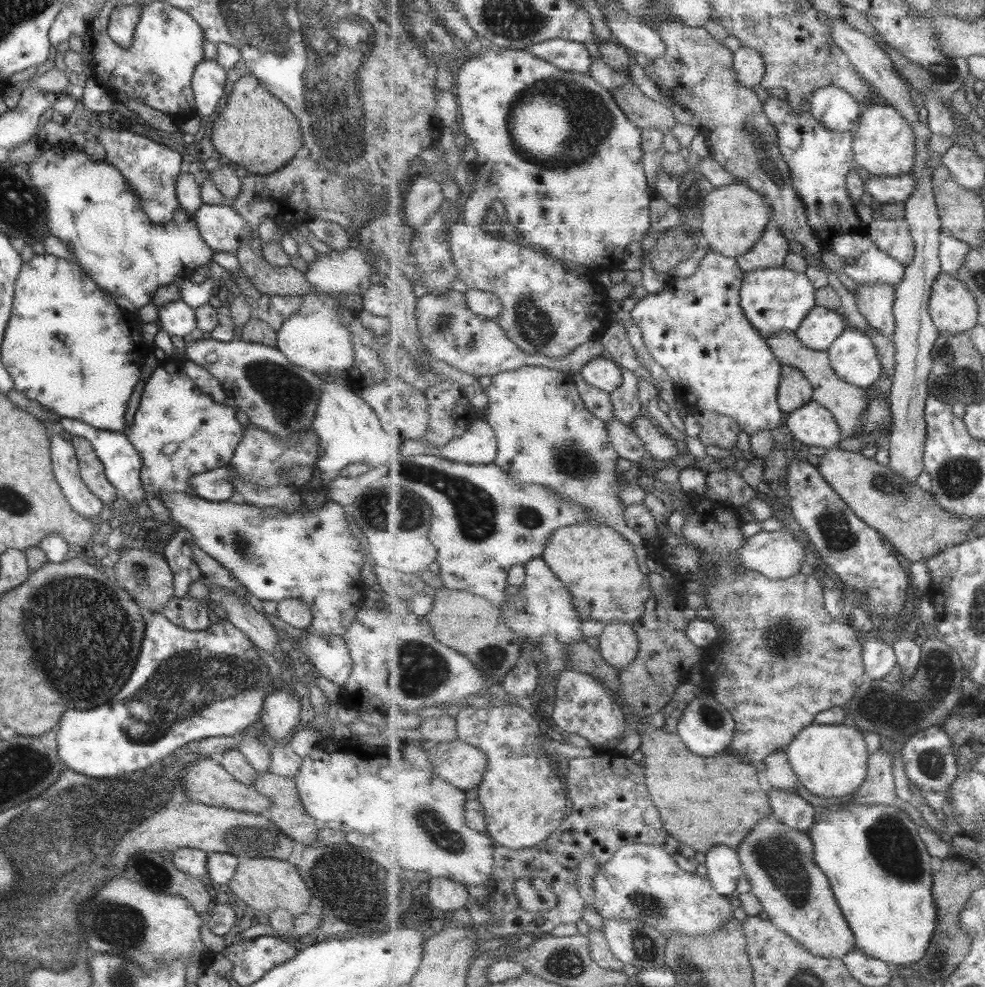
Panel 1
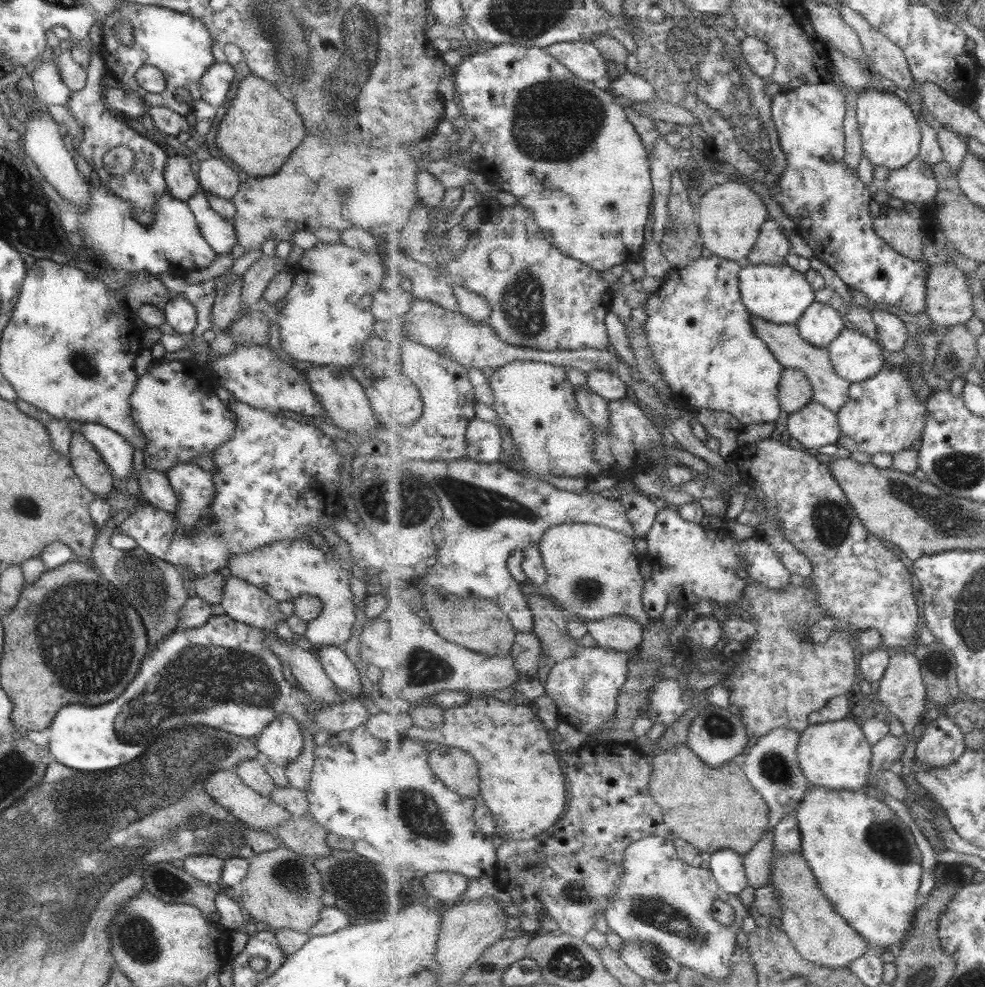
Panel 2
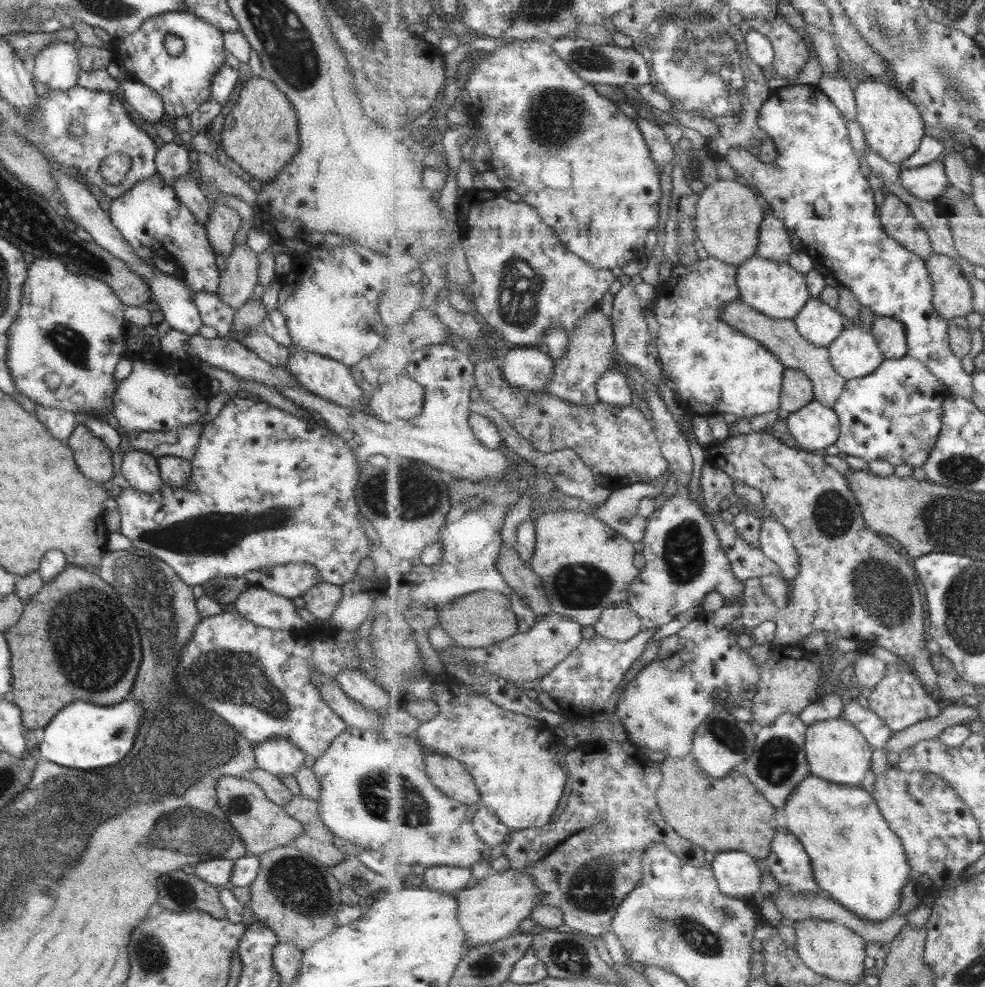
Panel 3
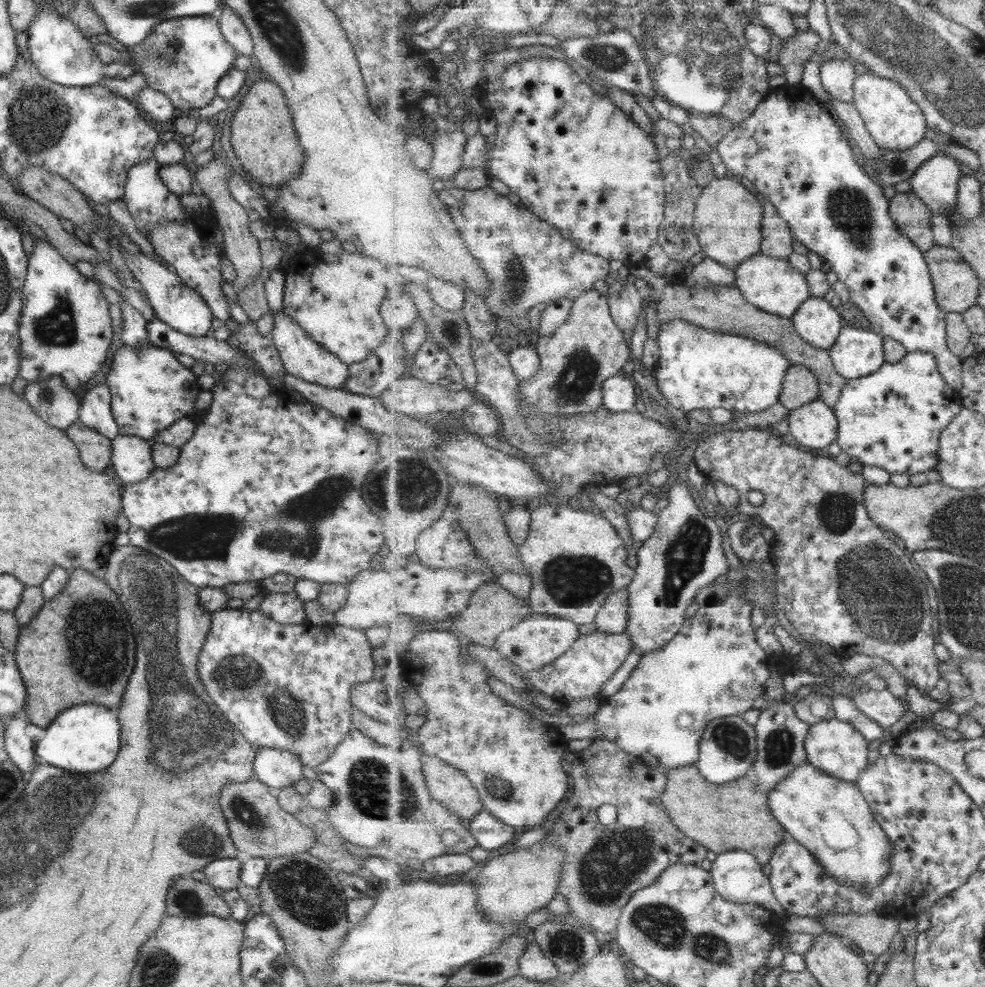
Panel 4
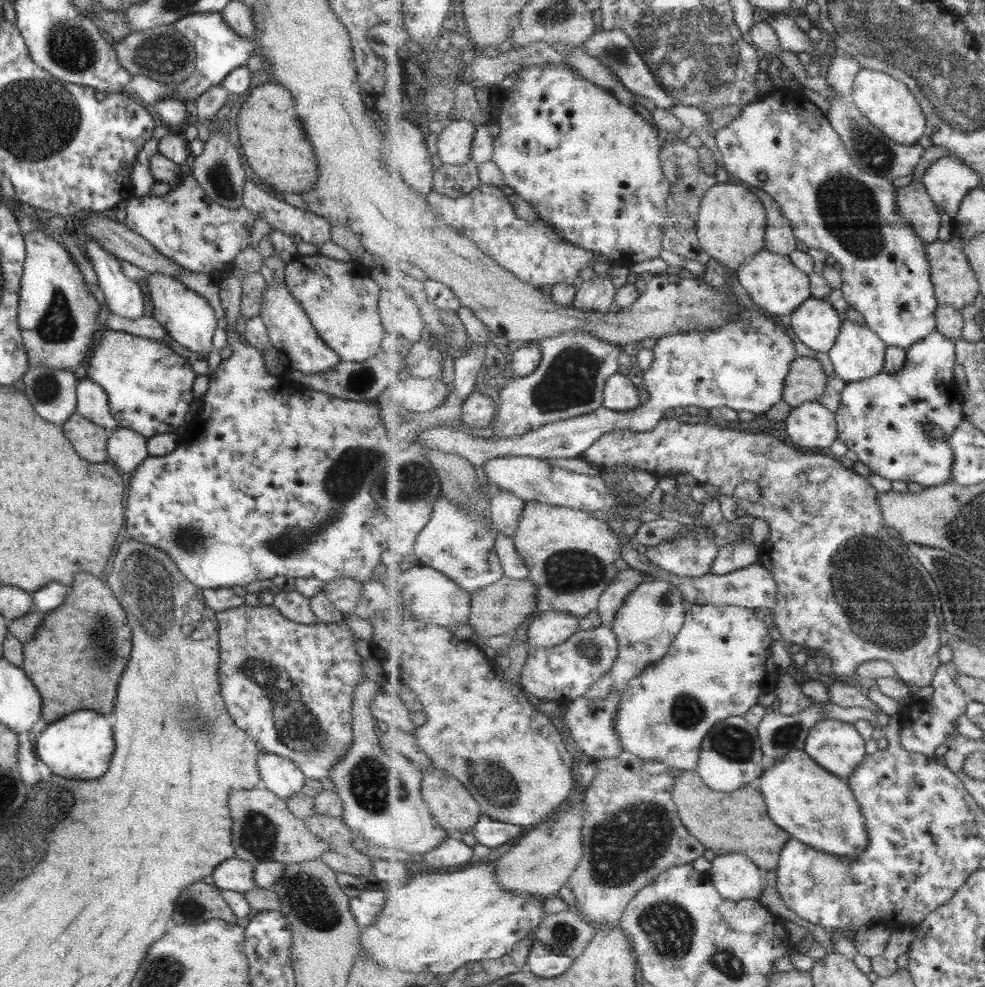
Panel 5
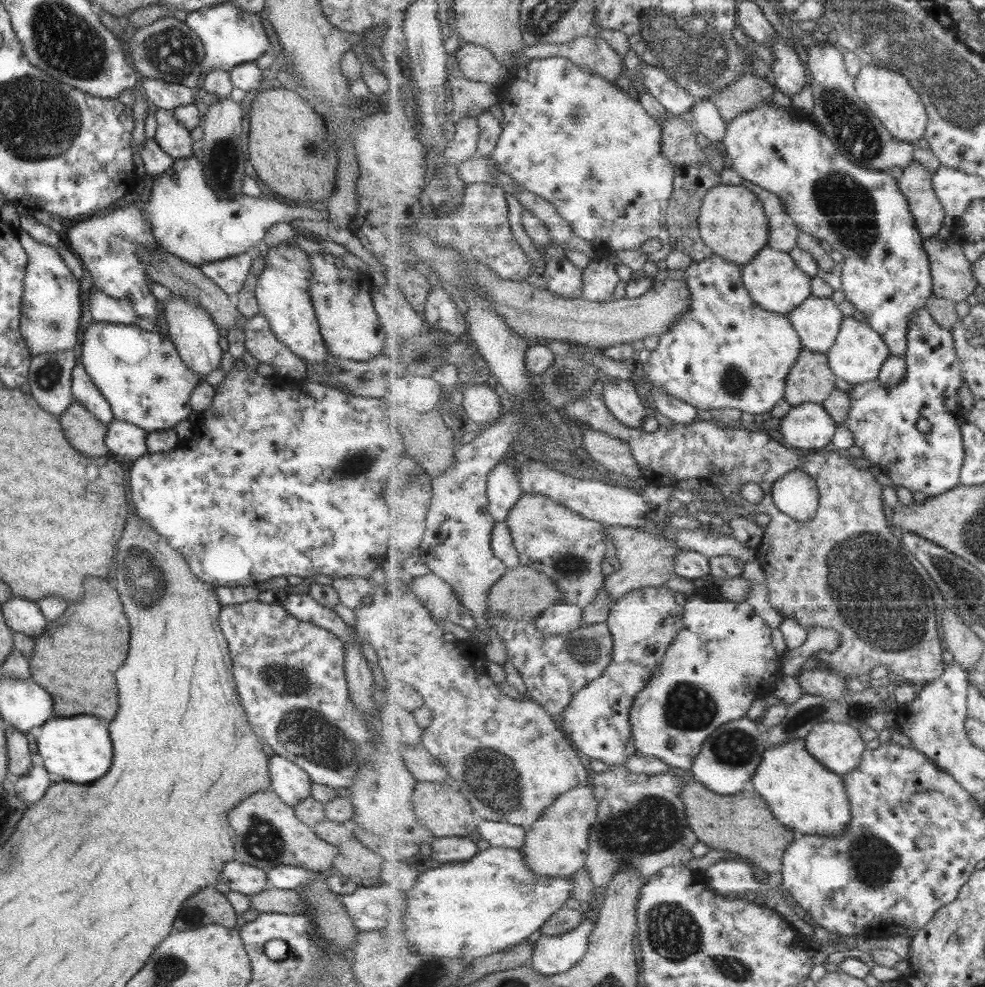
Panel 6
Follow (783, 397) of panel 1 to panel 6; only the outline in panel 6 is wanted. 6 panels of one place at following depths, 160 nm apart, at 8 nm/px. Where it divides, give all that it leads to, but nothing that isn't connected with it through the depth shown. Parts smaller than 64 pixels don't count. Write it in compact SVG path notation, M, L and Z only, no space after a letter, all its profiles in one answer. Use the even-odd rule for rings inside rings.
M803 348L798 362L794 364L794 367L791 369L790 375L787 377L785 398L793 406L800 405L801 403L822 404L837 388L837 386L835 386L837 377L838 376L830 367L830 360L828 359L827 355Z

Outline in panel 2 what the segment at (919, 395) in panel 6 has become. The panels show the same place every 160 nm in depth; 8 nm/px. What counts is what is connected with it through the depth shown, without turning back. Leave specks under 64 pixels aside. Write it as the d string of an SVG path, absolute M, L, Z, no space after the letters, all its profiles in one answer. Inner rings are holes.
M885 363L873 378L852 383L850 399L838 412L838 421L842 427L842 438L838 440L838 445L850 453L861 451L870 456L879 453L895 456L911 448L920 448L929 414L927 404L922 403L916 395L904 368Z

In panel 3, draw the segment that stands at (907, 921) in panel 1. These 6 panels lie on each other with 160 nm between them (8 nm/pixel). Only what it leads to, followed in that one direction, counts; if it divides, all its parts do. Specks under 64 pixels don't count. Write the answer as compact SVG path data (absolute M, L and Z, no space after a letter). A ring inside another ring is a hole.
M810 774L801 784L799 784L799 786L797 786L797 790L793 792L793 796L787 801L787 804L784 806L784 815L786 816L786 826L791 832L795 833L795 836L803 843L803 846L811 857L815 880L818 880L818 885L821 890L827 891L831 898L843 904L843 906L851 912L857 913L858 916L862 916L865 920L878 923L883 919L889 919L891 915L895 915L893 912L901 906L901 896L903 896L901 890L903 890L903 886L907 884L907 881L911 881L911 871L913 868L910 865L909 856L906 855L906 847L902 843L902 838L899 838L898 833L890 827L890 824L883 816L882 809L879 808L878 801L875 800L869 792L865 792L862 787L837 784L829 782L828 780L823 780L817 775Z

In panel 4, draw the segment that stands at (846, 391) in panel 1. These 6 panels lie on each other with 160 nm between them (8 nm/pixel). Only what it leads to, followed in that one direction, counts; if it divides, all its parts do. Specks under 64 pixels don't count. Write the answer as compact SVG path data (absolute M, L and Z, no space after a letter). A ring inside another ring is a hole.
M647 265L633 267L632 272L636 278L644 278L656 295L659 326L663 323L671 323L673 319L683 319L683 321L701 328L734 333L763 341L773 348L779 349L779 352L782 352L791 364L808 366L816 374L821 388L819 400L832 407L839 402L849 379L837 372L834 360L830 357L830 349L817 348L807 342L798 333L798 329L794 327L791 319L769 314L769 312L761 311L753 304L749 304L745 295L736 286L727 288L710 284L710 287L699 288L697 285L676 283L671 278L654 273Z

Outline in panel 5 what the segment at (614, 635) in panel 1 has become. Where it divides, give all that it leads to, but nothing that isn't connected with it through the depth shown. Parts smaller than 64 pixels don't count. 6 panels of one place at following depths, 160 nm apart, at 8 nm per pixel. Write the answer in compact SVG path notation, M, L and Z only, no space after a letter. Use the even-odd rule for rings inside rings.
M631 566L622 571L618 577L615 577L614 582L603 592L597 608L603 624L611 626L614 618L618 614L619 608L625 604L626 598L633 593L640 584L647 582L648 579L651 579L649 574Z

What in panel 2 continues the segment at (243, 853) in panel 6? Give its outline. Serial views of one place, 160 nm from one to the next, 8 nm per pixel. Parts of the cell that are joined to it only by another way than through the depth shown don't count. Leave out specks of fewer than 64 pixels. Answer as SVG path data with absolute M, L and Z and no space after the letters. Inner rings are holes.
M218 770L211 773L204 781L203 790L229 814L253 830L272 831L290 820L290 814L282 806L275 804L270 797L260 796L248 788L233 771Z

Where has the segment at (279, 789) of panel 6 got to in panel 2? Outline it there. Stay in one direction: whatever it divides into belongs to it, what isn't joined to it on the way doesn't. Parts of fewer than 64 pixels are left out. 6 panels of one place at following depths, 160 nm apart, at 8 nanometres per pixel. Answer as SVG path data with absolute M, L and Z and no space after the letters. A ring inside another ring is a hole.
M277 715L273 721L267 723L267 727L254 739L255 748L262 760L270 760L273 764L286 768L294 763L294 760L301 754L302 731L295 719L289 715Z

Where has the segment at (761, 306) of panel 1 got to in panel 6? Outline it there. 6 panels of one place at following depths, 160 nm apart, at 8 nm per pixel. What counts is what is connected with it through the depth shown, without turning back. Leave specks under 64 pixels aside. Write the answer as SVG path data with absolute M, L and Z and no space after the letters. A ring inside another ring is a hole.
M763 248L749 264L742 265L742 275L750 295L769 312L787 315L812 295L812 277L799 268L789 253L778 249Z

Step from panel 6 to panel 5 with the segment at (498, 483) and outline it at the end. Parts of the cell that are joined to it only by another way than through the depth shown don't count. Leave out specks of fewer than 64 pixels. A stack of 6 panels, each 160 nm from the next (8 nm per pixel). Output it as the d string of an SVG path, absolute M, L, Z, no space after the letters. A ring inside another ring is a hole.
M494 488L490 495L492 522L501 533L513 538L526 508L526 501L512 492Z

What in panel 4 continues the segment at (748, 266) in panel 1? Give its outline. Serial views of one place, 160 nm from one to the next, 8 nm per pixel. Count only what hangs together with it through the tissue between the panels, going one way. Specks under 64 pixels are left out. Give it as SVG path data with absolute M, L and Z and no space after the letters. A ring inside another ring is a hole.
M761 199L763 206L762 253L771 257L788 259L793 252L793 241L790 225L783 220L769 200Z

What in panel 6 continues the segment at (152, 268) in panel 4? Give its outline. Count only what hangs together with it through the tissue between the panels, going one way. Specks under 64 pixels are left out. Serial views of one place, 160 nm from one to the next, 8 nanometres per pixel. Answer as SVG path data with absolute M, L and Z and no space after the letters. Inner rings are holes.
M175 296L163 303L163 319L168 339L174 344L182 363L195 373L199 380L204 380L206 374L220 368L222 350L217 345L218 328L211 321L211 317L190 300L183 300L182 297Z

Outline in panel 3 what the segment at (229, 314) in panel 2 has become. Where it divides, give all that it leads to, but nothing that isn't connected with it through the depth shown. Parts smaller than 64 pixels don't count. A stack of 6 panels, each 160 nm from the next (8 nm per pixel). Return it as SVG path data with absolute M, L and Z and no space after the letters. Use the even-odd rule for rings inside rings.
M246 244L232 246L216 288L217 296L229 311L239 309L252 296L258 283L257 263L257 255Z

